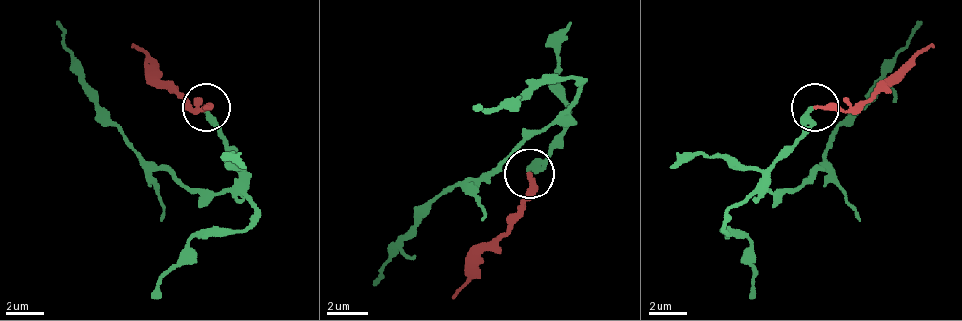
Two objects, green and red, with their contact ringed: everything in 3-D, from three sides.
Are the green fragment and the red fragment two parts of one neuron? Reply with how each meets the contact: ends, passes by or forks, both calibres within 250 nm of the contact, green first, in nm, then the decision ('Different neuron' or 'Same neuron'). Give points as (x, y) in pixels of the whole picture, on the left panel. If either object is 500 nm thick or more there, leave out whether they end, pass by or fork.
At the ring green ends. At the ring red ends. Thickness 240 nm (green) against 280 nm. Same neuron

